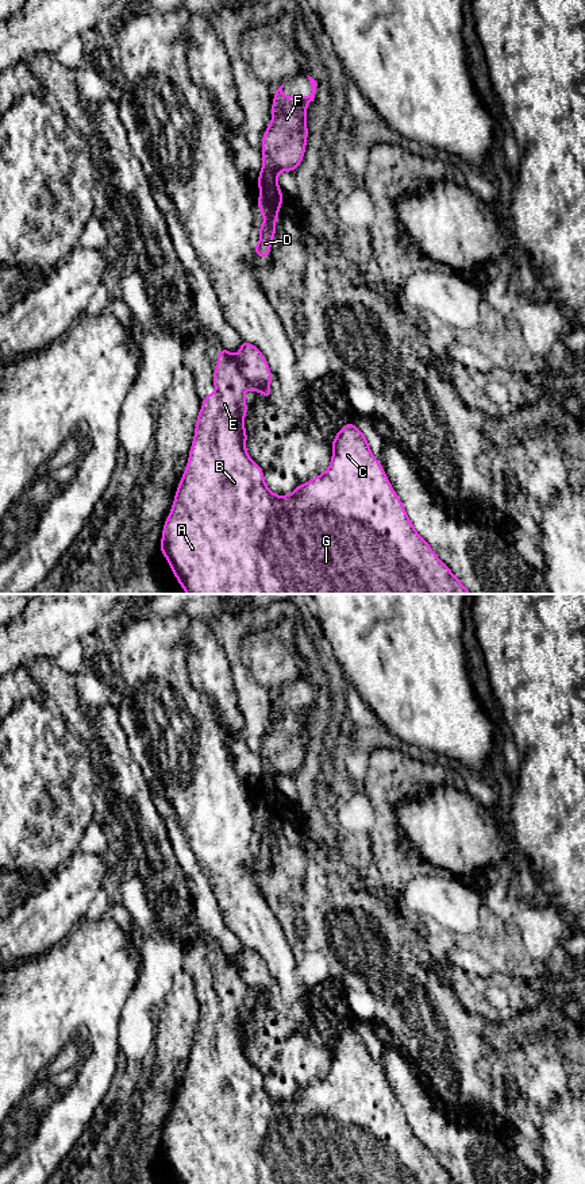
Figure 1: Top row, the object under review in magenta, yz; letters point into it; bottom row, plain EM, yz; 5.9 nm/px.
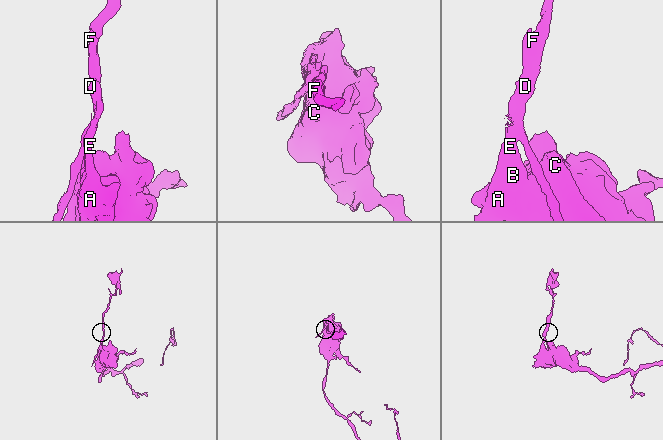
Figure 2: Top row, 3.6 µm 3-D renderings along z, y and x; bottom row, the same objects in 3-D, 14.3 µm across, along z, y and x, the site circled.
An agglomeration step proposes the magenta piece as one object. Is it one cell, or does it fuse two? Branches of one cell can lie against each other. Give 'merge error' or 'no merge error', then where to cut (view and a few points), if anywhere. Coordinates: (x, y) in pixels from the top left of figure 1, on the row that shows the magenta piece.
merge error; cut yz (235, 357), (238, 370), (250, 388)

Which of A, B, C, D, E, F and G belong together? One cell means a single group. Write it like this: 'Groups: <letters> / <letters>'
Groups: A B C E G / D F

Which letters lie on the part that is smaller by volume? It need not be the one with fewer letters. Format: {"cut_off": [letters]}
{"cut_off": ["D", "F"]}

